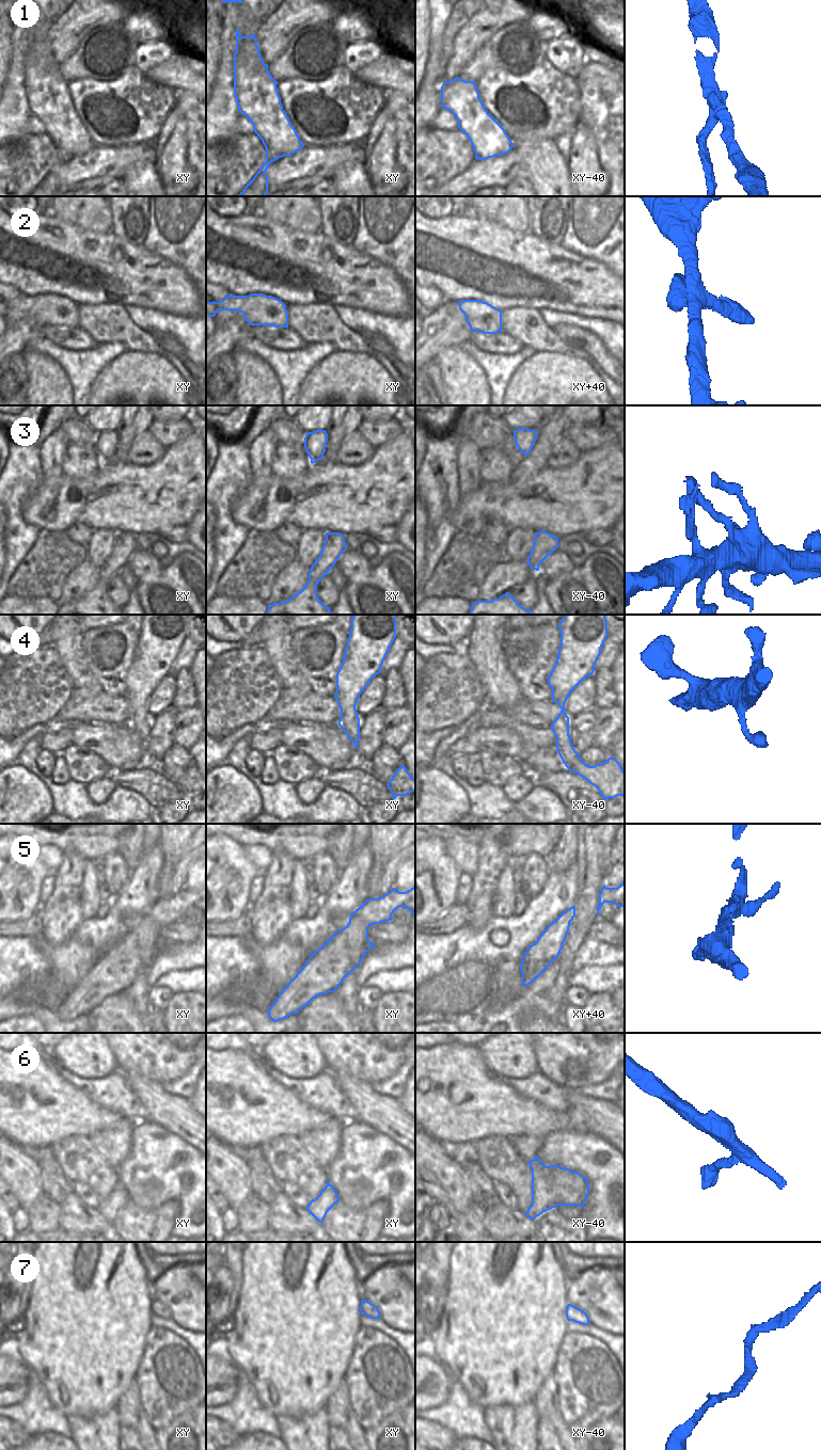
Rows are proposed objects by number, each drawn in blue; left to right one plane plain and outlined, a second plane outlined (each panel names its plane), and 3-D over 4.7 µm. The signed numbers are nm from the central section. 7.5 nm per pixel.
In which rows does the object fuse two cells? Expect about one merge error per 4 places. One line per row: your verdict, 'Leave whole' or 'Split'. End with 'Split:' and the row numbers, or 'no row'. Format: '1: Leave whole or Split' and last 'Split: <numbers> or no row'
1: Split
2: Leave whole
3: Leave whole
4: Leave whole
5: Split
6: Leave whole
7: Leave whole
Split: 1, 5

